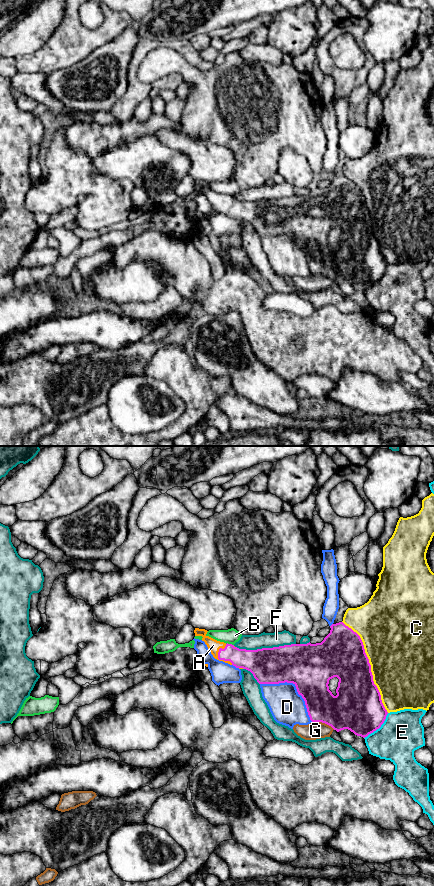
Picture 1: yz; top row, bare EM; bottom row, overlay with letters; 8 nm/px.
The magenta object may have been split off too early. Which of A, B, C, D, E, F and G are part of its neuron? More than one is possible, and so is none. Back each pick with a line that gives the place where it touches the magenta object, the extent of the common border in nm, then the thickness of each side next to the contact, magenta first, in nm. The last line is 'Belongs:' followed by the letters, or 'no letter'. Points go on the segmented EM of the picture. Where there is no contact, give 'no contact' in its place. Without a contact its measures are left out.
A: meets magenta in yz at (218, 657); contact 180 nm long; 160 nm thick on the magenta side, 100 nm on the other
Belongs: A

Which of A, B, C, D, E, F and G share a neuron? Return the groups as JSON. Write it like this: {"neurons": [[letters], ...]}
{"neurons": [["A"], ["B"], ["C"], ["D"], ["E"], ["F"], ["G"]]}

